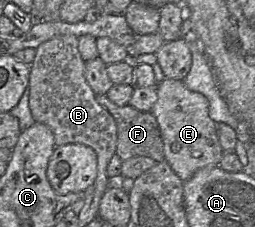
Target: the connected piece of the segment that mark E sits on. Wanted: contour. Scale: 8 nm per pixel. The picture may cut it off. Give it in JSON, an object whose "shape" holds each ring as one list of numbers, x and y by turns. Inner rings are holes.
{"shape":[[166,78,157,85,157,101,151,113,160,128,165,160,182,181,187,181,202,168,218,166,224,151,218,139,216,123,209,116,209,102,204,95,188,89,184,81]]}

